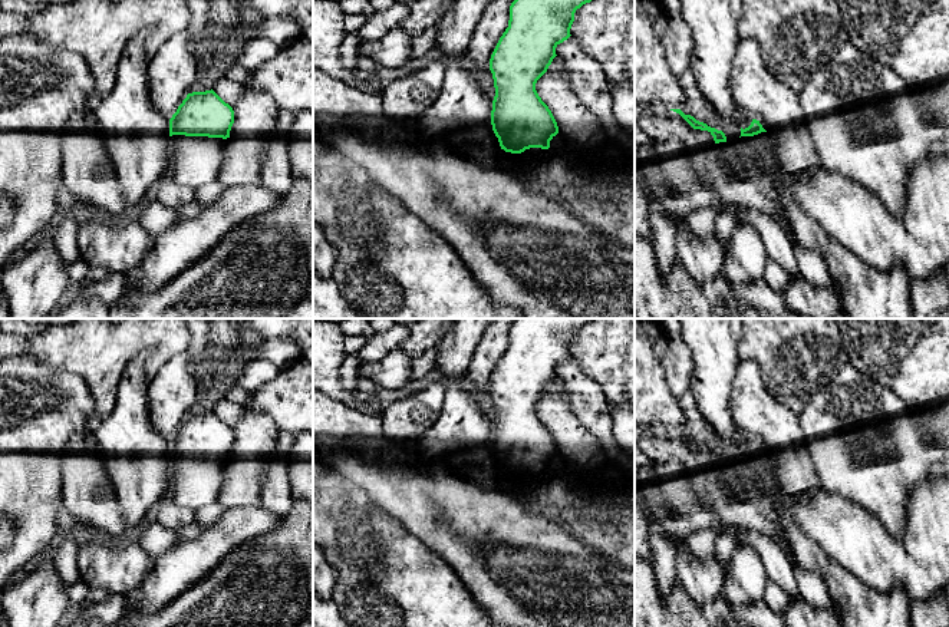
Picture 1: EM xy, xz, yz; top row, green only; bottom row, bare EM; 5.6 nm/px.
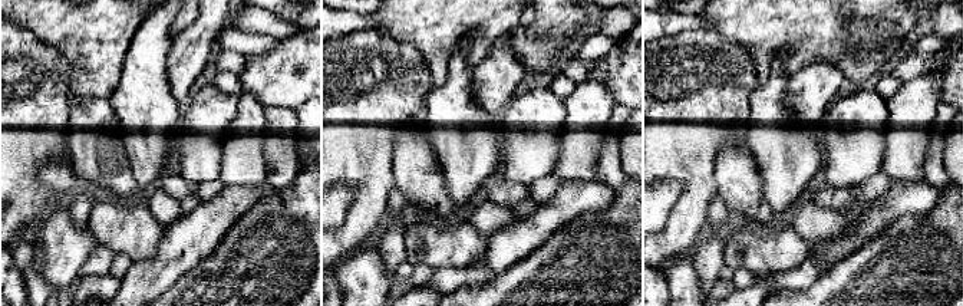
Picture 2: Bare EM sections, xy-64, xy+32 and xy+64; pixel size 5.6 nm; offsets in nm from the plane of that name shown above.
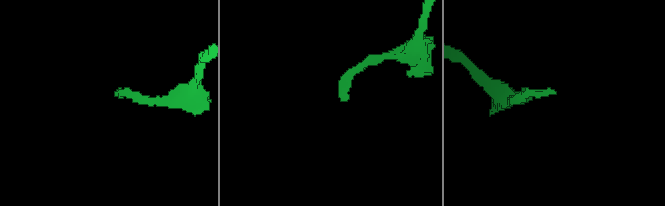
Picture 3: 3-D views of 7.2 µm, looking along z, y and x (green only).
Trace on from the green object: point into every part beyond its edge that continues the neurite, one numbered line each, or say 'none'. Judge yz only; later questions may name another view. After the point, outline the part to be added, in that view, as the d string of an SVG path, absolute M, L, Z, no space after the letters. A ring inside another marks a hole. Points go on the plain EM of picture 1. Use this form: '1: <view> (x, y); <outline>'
1: yz (728, 475); M768 452L754 458L741 458L737 462L714 465L714 468L719 485L725 489L732 491L734 486L744 481L751 489L751 496L748 499L757 499L758 496L752 478L757 473L770 478Z

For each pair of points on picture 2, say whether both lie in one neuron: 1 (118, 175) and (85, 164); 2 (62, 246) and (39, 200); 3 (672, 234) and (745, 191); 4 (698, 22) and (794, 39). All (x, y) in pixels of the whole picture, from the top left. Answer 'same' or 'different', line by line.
1: same
2: different
3: different
4: different

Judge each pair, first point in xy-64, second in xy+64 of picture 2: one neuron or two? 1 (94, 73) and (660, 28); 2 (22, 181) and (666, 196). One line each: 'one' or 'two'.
1: two
2: two

